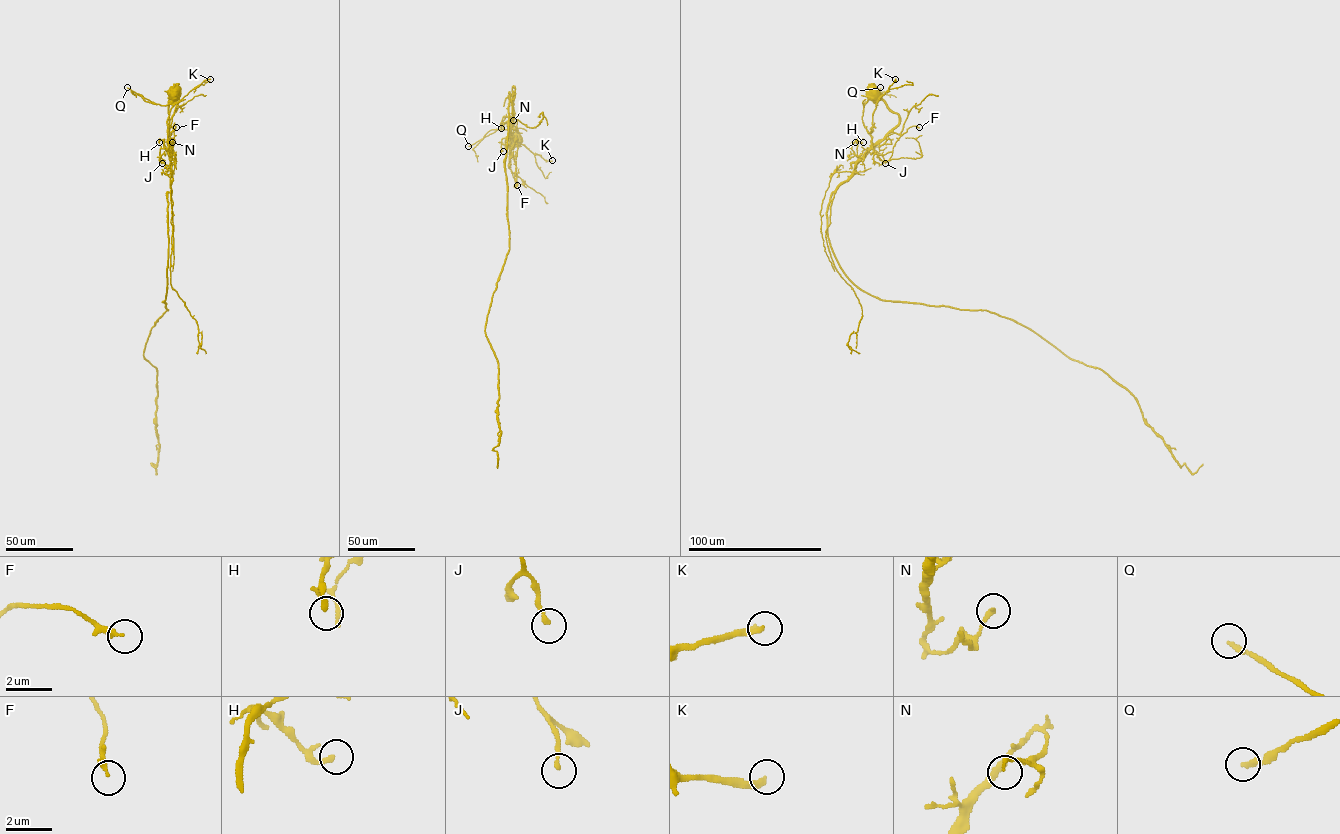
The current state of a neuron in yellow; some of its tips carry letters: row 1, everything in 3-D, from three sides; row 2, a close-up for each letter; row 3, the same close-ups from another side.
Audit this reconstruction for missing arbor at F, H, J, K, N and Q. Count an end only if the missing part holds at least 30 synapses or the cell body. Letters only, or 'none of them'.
Q

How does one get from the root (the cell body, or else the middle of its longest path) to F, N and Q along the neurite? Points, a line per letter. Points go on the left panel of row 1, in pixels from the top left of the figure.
F: (173, 95), (169, 101), (167, 144), (171, 145), (175, 161), (173, 126), (176, 127)
N: (173, 95), (169, 101), (167, 120), (170, 158), (168, 139), (172, 142)
Q: (173, 95), (169, 101), (167, 144), (169, 115), (173, 104), (156, 104), (127, 87)

